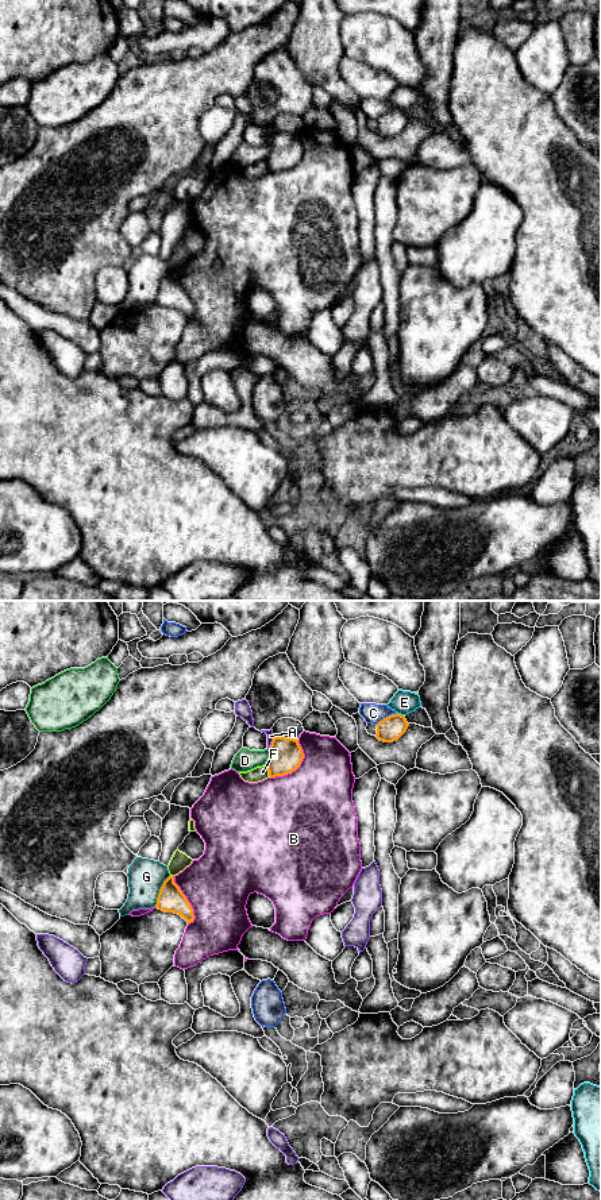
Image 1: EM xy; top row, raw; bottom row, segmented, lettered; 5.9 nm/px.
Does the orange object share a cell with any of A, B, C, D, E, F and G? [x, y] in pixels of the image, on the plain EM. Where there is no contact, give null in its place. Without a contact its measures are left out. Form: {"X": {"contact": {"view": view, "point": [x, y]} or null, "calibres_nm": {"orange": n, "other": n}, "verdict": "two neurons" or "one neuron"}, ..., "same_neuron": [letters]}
{"A": {"contact": {"view": "xy", "point": [272, 139]}, "calibres_nm": {"orange": 190, "other": 50}, "verdict": "two neurons"}, "B": {"contact": {"view": "xy", "point": [297, 162]}, "calibres_nm": {"orange": 190, "other": 480}, "verdict": "two neurons"}, "C": {"contact": {"view": "xy", "point": [386, 112]}, "calibres_nm": {"orange": 150, "other": 120}, "verdict": "two neurons"}, "D": {"contact": {"view": "xy", "point": [269, 153]}, "calibres_nm": {"orange": 190, "other": 130}, "verdict": "two neurons"}, "E": {"contact": {"view": "xy", "point": [400, 110]}, "calibres_nm": {"orange": 150, "other": 140}, "verdict": "two neurons"}, "F": {"contact": {"view": "xy", "point": [268, 165]}, "calibres_nm": {"orange": 190, "other": 90}, "verdict": "two neurons"}, "G": {"contact": {"view": "xy", "point": [160, 286]}, "calibres_nm": {"orange": 160, "other": 220}, "verdict": "two neurons"}, "same_neuron": []}

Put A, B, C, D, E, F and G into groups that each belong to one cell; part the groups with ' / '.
A / B / C / D / E / F / G

